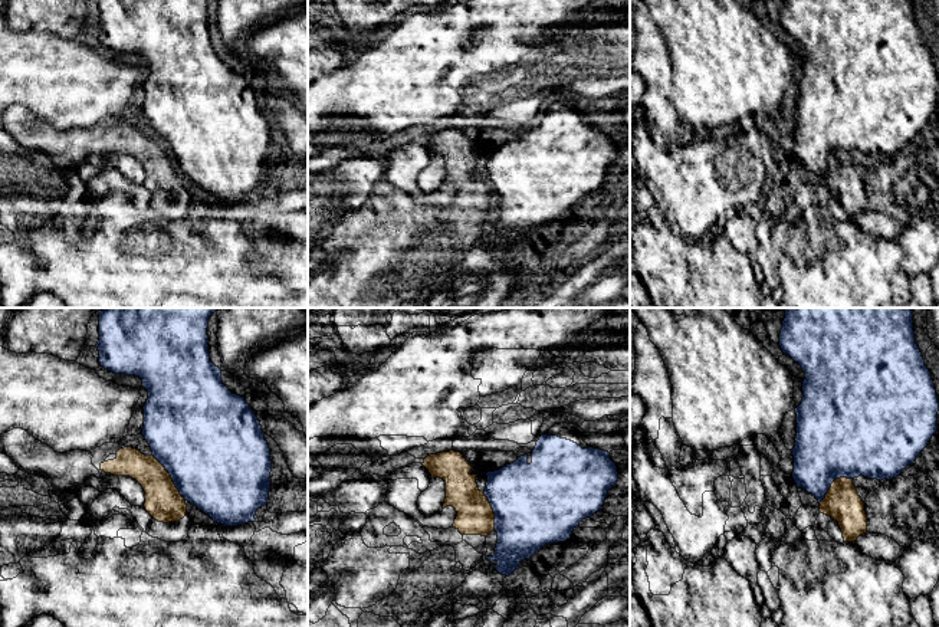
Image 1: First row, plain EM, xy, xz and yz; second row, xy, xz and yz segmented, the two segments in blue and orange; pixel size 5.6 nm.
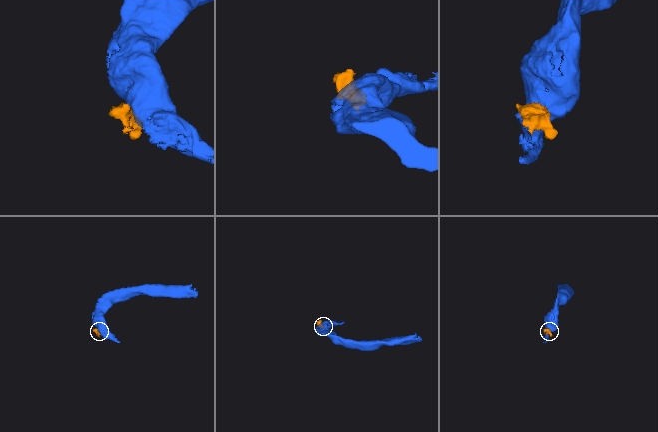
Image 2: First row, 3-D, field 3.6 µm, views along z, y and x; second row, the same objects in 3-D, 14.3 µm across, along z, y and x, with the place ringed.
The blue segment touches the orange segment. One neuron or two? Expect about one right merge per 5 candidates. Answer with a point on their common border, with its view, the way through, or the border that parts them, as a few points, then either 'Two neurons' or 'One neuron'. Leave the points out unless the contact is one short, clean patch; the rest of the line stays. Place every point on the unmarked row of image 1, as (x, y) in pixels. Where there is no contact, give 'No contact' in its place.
Touches blue at xy (171, 156). Boundary: xy (153, 133), (168, 151), (184, 179). Two neurons

